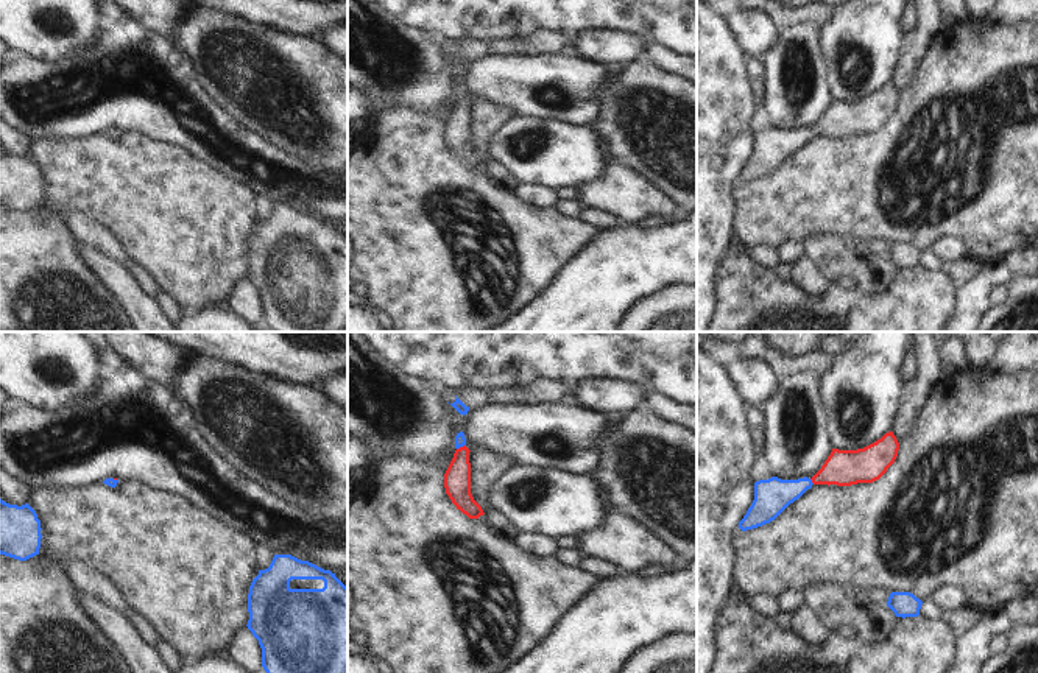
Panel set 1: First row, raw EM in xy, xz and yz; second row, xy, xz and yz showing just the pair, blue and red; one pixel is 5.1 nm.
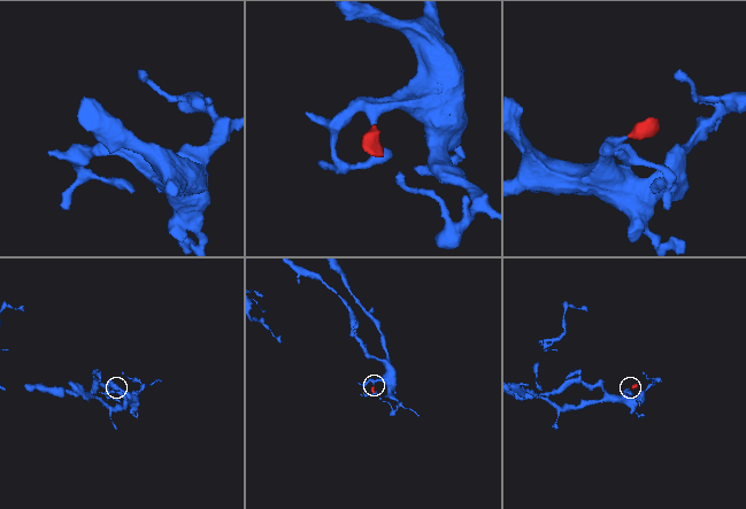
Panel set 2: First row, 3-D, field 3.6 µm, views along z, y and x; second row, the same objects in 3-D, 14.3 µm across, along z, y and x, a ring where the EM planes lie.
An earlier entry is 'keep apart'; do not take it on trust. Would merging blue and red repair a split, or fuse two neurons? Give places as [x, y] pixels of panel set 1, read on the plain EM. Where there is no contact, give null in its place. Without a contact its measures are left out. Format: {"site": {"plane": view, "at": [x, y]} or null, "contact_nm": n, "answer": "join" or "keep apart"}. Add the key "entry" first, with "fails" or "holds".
{"entry": "fails", "site": {"plane": "xz", "at": [460, 97]}, "contact_nm": 50, "answer": "join"}

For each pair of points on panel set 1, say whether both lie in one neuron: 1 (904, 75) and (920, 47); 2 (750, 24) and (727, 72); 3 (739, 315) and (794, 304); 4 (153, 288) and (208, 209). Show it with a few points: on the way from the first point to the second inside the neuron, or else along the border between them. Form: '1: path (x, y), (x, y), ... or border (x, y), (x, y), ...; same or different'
1: path (906, 69), (914, 53); same
2: border (725, 19), (739, 49), (748, 56); different
3: path (753, 315), (780, 315); same
4: border (131, 259), (162, 290); different

